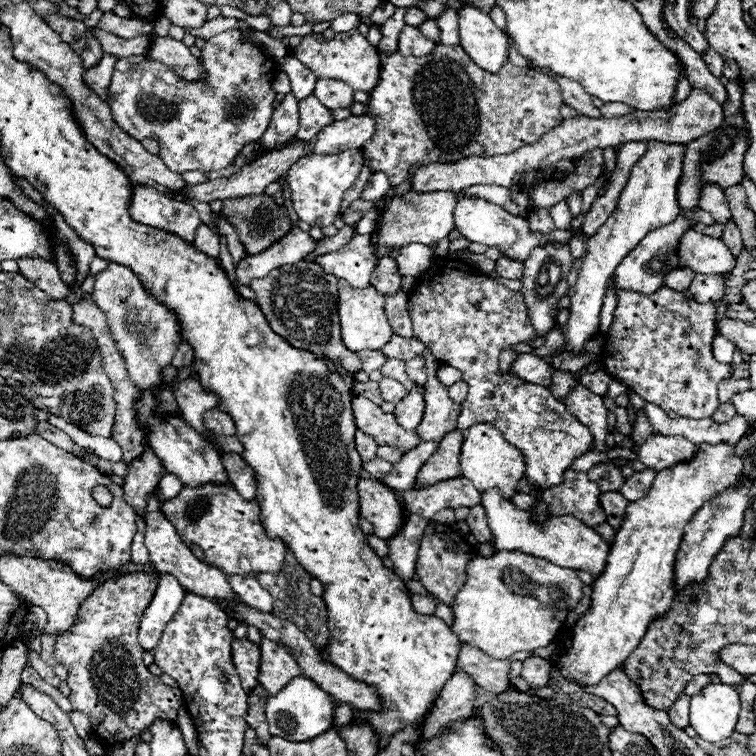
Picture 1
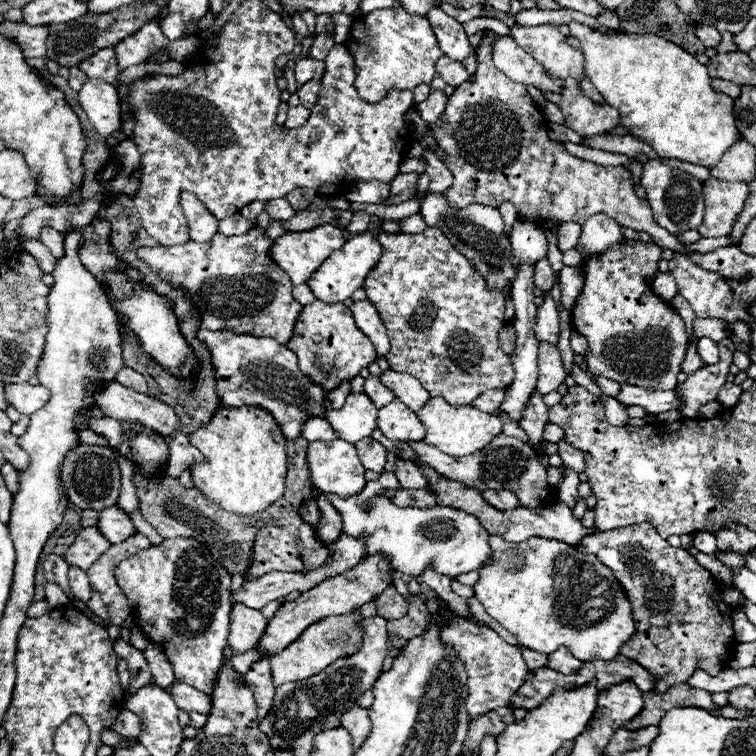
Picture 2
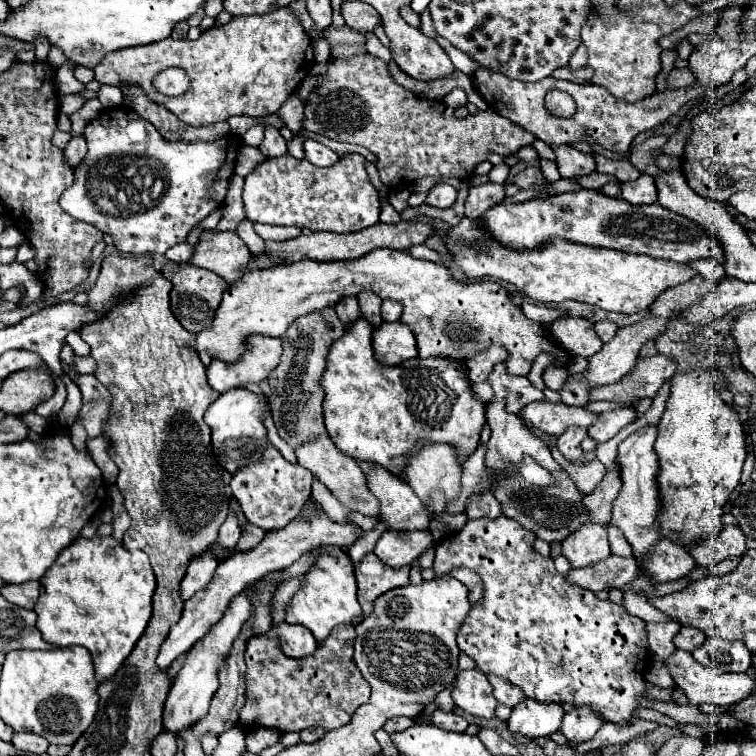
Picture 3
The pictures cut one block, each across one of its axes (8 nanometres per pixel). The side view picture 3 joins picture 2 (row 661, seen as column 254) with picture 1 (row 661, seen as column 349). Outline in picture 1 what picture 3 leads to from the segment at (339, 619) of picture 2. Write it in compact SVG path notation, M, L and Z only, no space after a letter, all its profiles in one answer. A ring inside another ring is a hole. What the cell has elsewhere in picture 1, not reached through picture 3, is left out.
M268 638L260 640L260 648L262 648L262 664L258 682L268 690L270 696L280 692L284 684L288 684L292 678L302 676L300 666L286 648Z

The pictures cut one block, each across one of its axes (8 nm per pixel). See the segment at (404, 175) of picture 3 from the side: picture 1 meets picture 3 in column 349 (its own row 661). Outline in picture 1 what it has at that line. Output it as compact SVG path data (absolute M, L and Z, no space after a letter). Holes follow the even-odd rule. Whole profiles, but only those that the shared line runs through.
M126 574L102 584L92 592L82 606L68 632L56 636L54 656L70 672L68 686L72 692L74 710L84 712L106 744L116 744L138 736L156 716L176 718L184 706L178 688L162 684L160 678L148 672L142 662L144 648L138 644L138 622L152 602L158 578L154 574Z

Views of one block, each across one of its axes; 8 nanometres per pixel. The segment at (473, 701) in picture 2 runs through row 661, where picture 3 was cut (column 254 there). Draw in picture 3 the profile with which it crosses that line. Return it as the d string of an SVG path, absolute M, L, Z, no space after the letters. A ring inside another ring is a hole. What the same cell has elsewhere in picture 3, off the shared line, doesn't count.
M266 442L266 448L262 456L252 462L250 466L238 470L232 476L232 492L234 498L238 500L244 516L248 522L264 528L264 530L276 530L286 524L290 524L296 514L302 510L302 506L310 500L310 486L312 486L314 476L310 470L302 468L300 464L288 462L278 448L274 448L270 442Z

